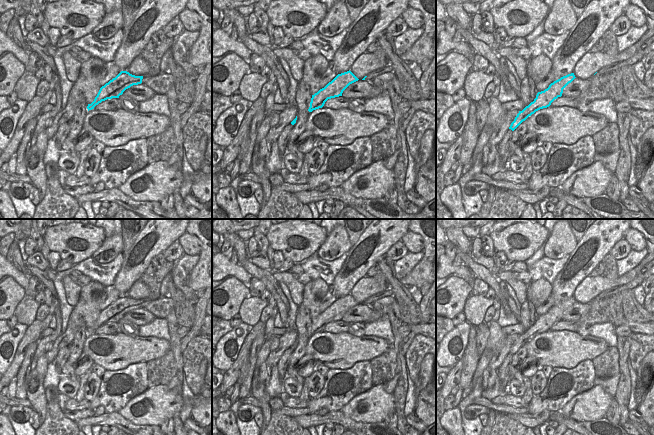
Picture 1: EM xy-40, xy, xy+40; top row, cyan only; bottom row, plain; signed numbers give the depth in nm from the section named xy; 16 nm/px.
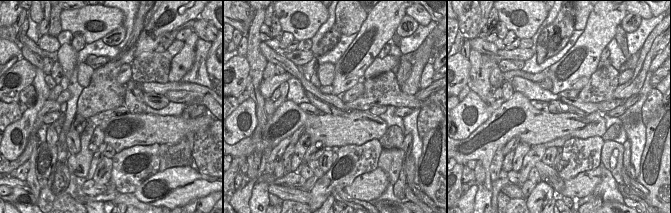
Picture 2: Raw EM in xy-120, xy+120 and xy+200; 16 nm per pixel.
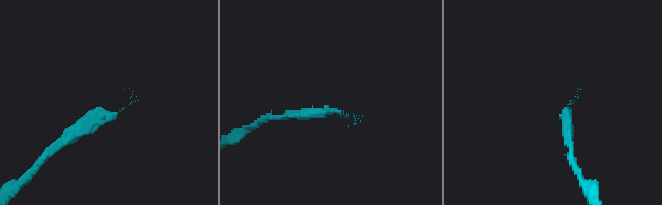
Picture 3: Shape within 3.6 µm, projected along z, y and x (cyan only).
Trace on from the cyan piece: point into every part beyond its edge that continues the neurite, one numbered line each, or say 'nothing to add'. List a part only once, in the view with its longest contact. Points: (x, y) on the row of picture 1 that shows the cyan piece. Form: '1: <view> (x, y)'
1: xy-40 (139, 66)

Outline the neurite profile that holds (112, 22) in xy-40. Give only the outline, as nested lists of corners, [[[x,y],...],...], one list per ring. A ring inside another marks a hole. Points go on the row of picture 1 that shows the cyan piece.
[[[122,9],[114,10],[106,13],[103,20],[92,30],[92,34],[98,39],[109,39],[115,33],[123,28],[123,15]]]

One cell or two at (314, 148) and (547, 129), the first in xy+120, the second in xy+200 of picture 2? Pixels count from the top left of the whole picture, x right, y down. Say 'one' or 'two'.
two

